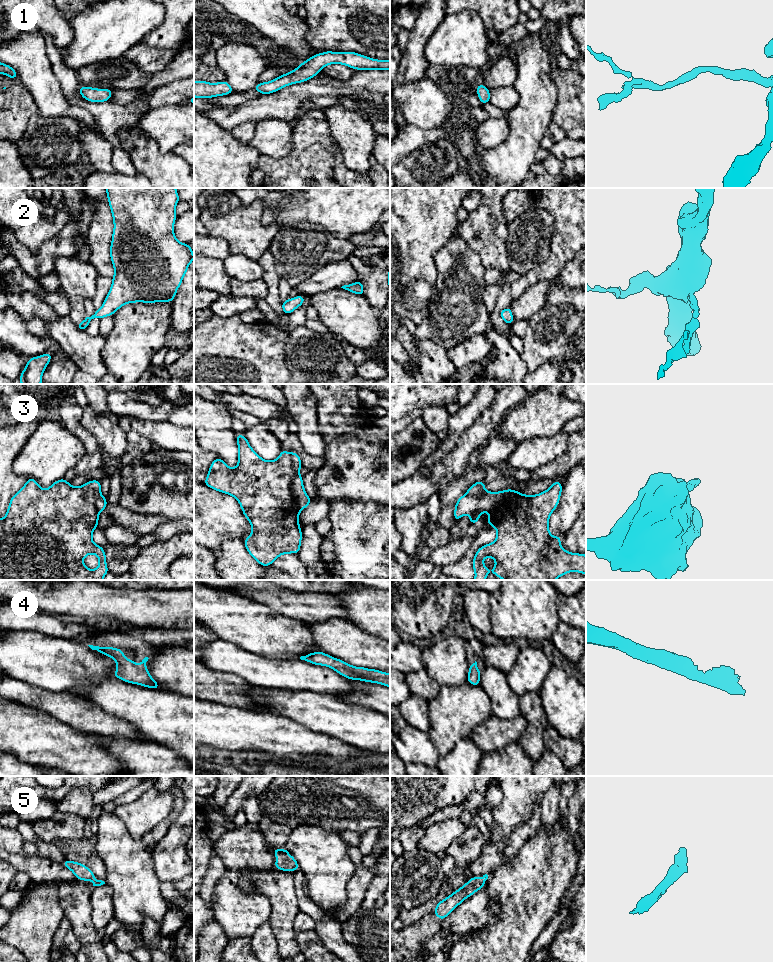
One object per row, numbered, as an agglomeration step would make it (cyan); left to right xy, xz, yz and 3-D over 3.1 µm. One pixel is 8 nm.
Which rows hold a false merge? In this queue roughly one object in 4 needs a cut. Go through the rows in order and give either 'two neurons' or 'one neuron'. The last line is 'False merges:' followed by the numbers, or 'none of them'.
1: one neuron
2: one neuron
3: two neurons
4: one neuron
5: one neuron
False merges: 3

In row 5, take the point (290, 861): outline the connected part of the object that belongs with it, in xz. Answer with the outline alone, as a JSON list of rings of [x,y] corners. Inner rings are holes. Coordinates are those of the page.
[[[286,847],[283,850],[274,848],[272,849],[272,852],[277,857],[274,867],[275,869],[287,872],[300,869],[296,859],[288,853]]]

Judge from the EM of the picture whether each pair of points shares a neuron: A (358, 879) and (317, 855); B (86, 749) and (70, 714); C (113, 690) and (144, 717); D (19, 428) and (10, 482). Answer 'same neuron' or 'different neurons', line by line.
A: different neurons
B: different neurons
C: same neuron
D: same neuron

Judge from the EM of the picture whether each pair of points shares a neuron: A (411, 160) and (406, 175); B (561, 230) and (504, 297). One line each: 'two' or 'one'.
A: one
B: two

